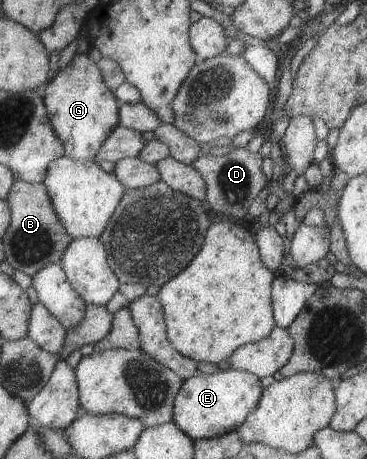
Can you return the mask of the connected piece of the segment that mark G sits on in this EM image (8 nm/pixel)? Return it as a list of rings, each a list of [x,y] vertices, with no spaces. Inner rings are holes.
[[[77,51],[67,66],[58,68],[44,87],[43,102],[48,114],[48,121],[52,131],[60,140],[63,147],[63,155],[76,161],[94,160],[94,156],[100,144],[108,137],[108,134],[118,123],[118,101],[113,93],[106,87],[102,79],[99,67],[92,62],[86,53]]]

